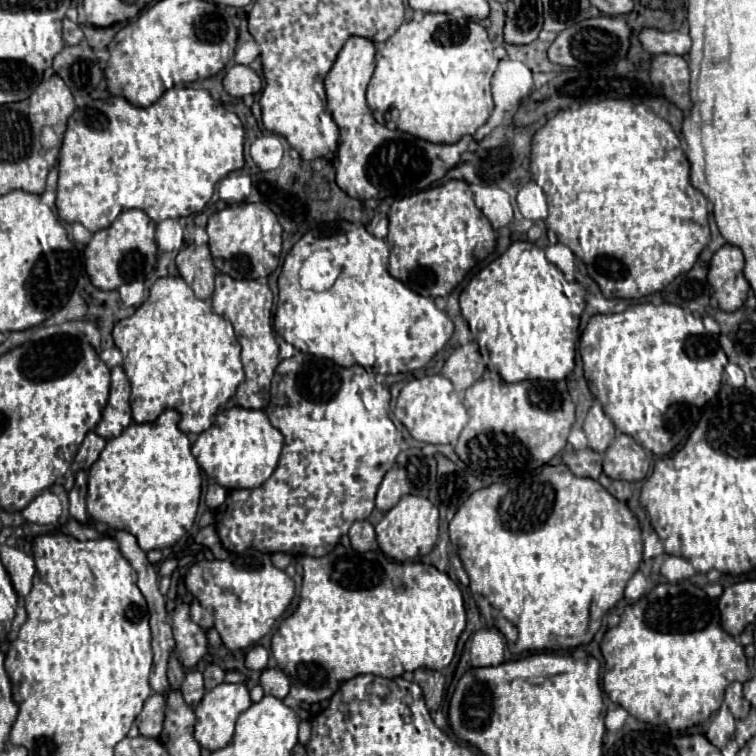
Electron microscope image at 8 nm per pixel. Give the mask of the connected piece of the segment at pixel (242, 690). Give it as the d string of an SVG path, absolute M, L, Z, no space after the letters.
M224 682L224 684L218 684L216 688L208 690L206 696L202 698L202 702L194 710L194 714L196 714L196 730L194 730L194 736L200 742L200 746L206 748L206 750L210 750L210 752L224 748L232 740L234 724L236 724L238 716L244 710L248 710L250 704L252 704L252 700L250 700L248 688L244 684L226 684Z

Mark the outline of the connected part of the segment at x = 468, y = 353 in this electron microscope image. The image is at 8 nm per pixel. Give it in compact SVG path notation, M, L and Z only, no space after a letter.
M468 342L450 354L450 358L444 362L442 374L454 384L454 388L468 390L482 376L484 368L486 364L478 352L478 344Z

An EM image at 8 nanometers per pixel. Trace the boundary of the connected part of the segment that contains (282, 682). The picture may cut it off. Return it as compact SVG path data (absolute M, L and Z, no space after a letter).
M266 668L262 672L260 684L264 688L264 694L272 694L272 696L276 696L280 700L284 700L288 690L290 690L290 682L288 682L286 674L280 668Z

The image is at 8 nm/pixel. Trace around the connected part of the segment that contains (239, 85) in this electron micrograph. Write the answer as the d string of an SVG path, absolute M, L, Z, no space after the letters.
M232 66L224 76L224 88L230 96L242 98L246 94L256 94L262 88L262 80L250 66Z

